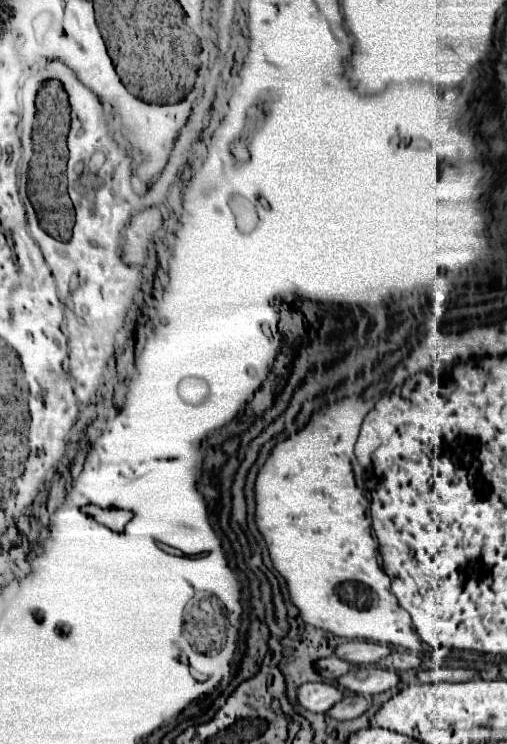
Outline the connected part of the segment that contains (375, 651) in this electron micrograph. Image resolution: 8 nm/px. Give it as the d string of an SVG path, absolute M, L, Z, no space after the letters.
M350 641L344 643L336 649L336 657L350 661L354 665L368 665L368 663L378 663L382 657L390 655L392 649L382 643L370 643L370 641Z

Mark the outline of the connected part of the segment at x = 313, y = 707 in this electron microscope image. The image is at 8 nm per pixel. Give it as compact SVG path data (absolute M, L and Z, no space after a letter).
M304 683L298 691L298 701L314 713L326 713L332 705L340 703L342 697L342 691L328 683Z

